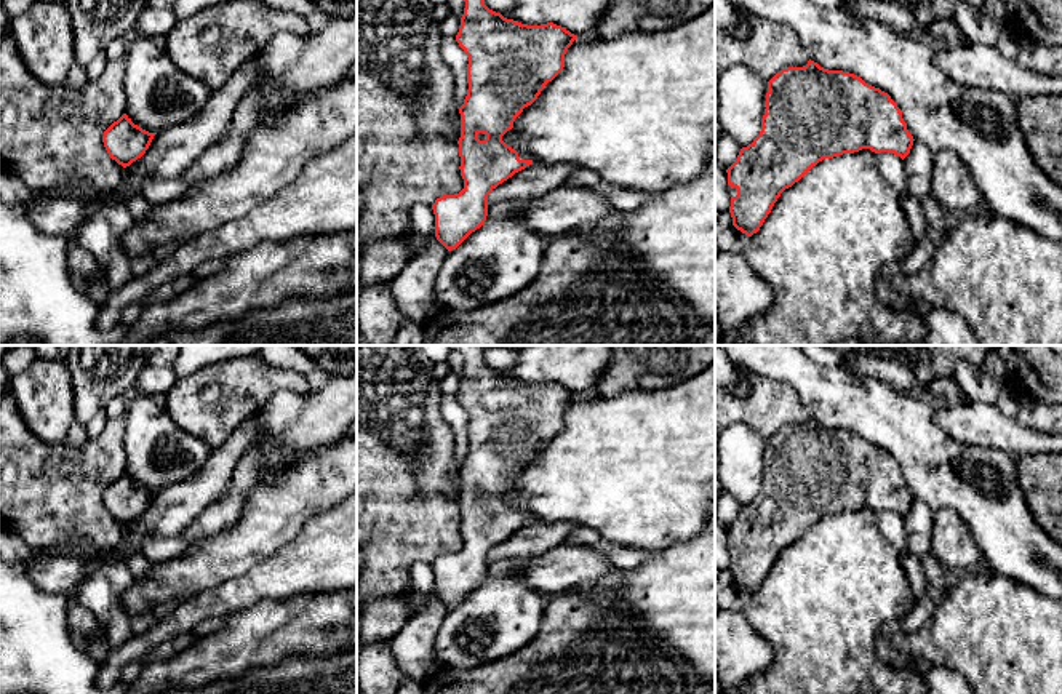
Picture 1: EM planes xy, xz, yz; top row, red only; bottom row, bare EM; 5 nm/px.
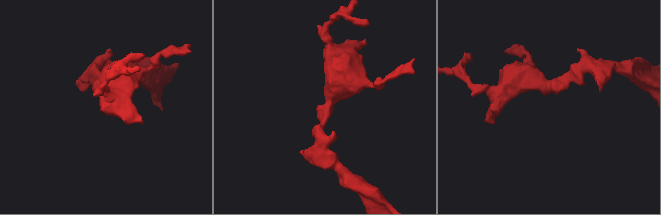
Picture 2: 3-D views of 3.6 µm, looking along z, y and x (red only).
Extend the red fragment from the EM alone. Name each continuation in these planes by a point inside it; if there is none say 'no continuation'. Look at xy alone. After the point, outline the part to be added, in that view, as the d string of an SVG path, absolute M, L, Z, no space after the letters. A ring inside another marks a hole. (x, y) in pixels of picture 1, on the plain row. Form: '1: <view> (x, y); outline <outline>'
no continuation

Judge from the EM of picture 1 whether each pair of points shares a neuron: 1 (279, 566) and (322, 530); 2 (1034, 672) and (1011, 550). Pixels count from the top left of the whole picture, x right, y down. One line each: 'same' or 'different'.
1: same
2: different

